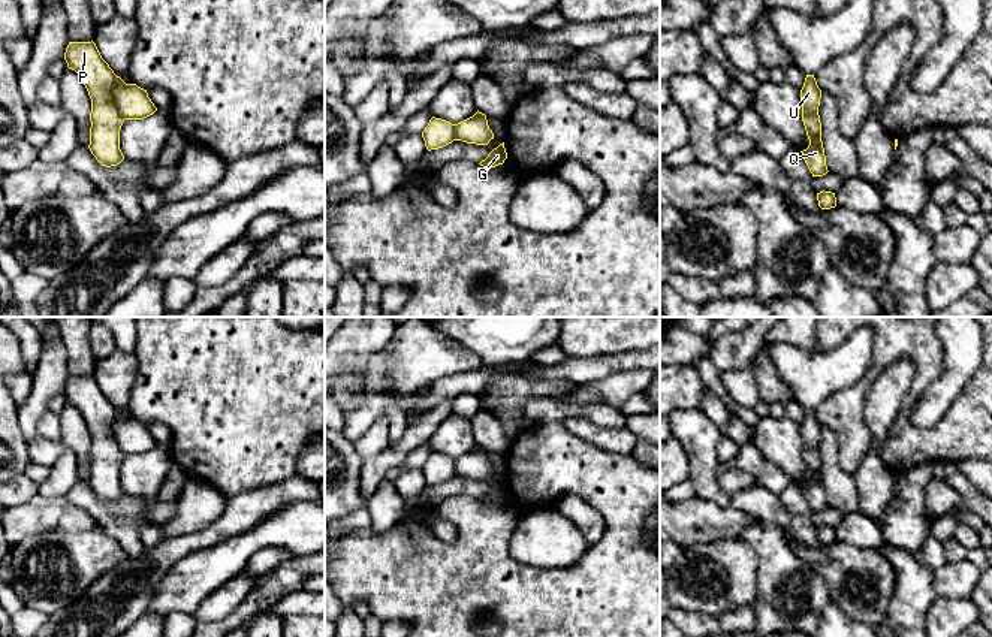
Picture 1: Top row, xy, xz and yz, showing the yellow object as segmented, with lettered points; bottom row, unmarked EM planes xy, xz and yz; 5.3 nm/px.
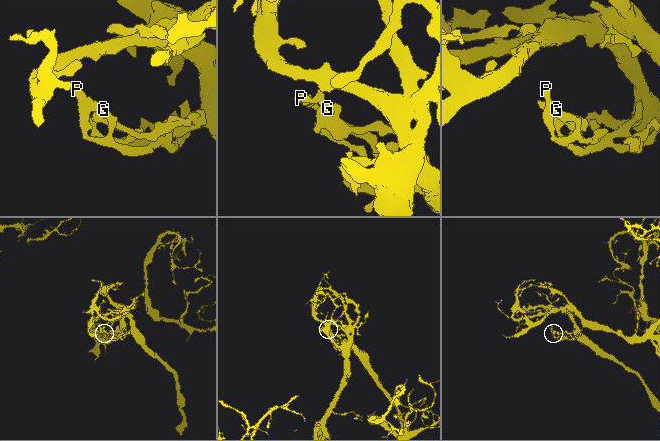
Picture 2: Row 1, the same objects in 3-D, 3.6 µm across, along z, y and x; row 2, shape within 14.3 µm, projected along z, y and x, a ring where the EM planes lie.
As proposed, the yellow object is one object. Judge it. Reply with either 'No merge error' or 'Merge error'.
Merge error

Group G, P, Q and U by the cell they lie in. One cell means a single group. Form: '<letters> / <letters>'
G U / P Q

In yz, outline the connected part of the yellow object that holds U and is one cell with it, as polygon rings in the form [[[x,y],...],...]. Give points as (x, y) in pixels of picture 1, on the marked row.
[[[806,75],[800,90],[802,114],[818,112],[821,90],[817,85],[814,75]]]

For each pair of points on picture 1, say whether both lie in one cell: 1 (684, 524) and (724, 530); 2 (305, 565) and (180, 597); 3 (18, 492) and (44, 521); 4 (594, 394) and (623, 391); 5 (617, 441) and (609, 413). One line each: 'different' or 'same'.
1: same
2: different
3: different
4: same
5: different

